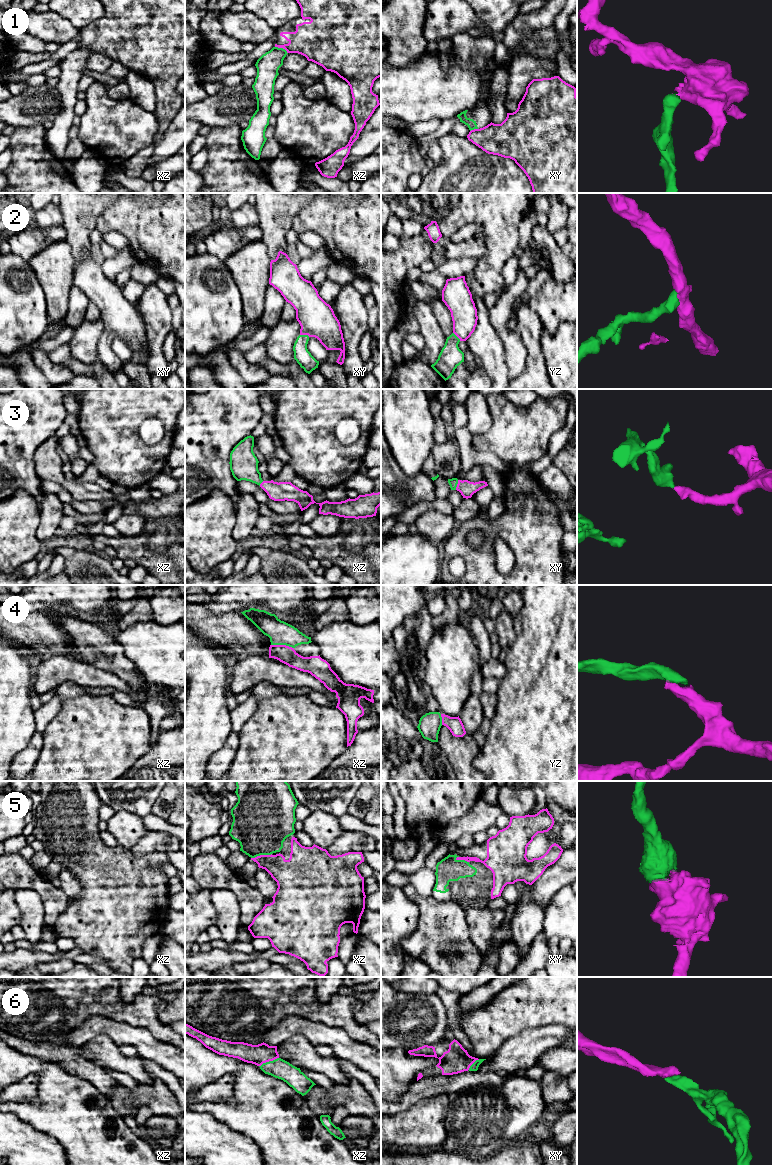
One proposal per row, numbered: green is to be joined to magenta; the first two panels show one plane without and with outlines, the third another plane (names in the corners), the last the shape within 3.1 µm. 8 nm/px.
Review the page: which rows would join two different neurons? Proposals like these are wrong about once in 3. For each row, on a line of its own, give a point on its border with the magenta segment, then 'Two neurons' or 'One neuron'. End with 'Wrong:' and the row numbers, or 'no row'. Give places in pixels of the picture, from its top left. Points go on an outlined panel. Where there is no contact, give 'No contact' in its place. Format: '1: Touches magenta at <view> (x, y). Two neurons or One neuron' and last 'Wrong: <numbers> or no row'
1: Touches magenta at xz (282, 47). Two neurons
2: Touches magenta at xy (305, 334). One neuron
3: Touches magenta at xy (457, 485). One neuron
4: Touches magenta at xz (282, 645). One neuron
5: Touches magenta at xz (261, 855). One neuron
6: Touches magenta at xz (268, 1061). One neuron
Wrong: 1

